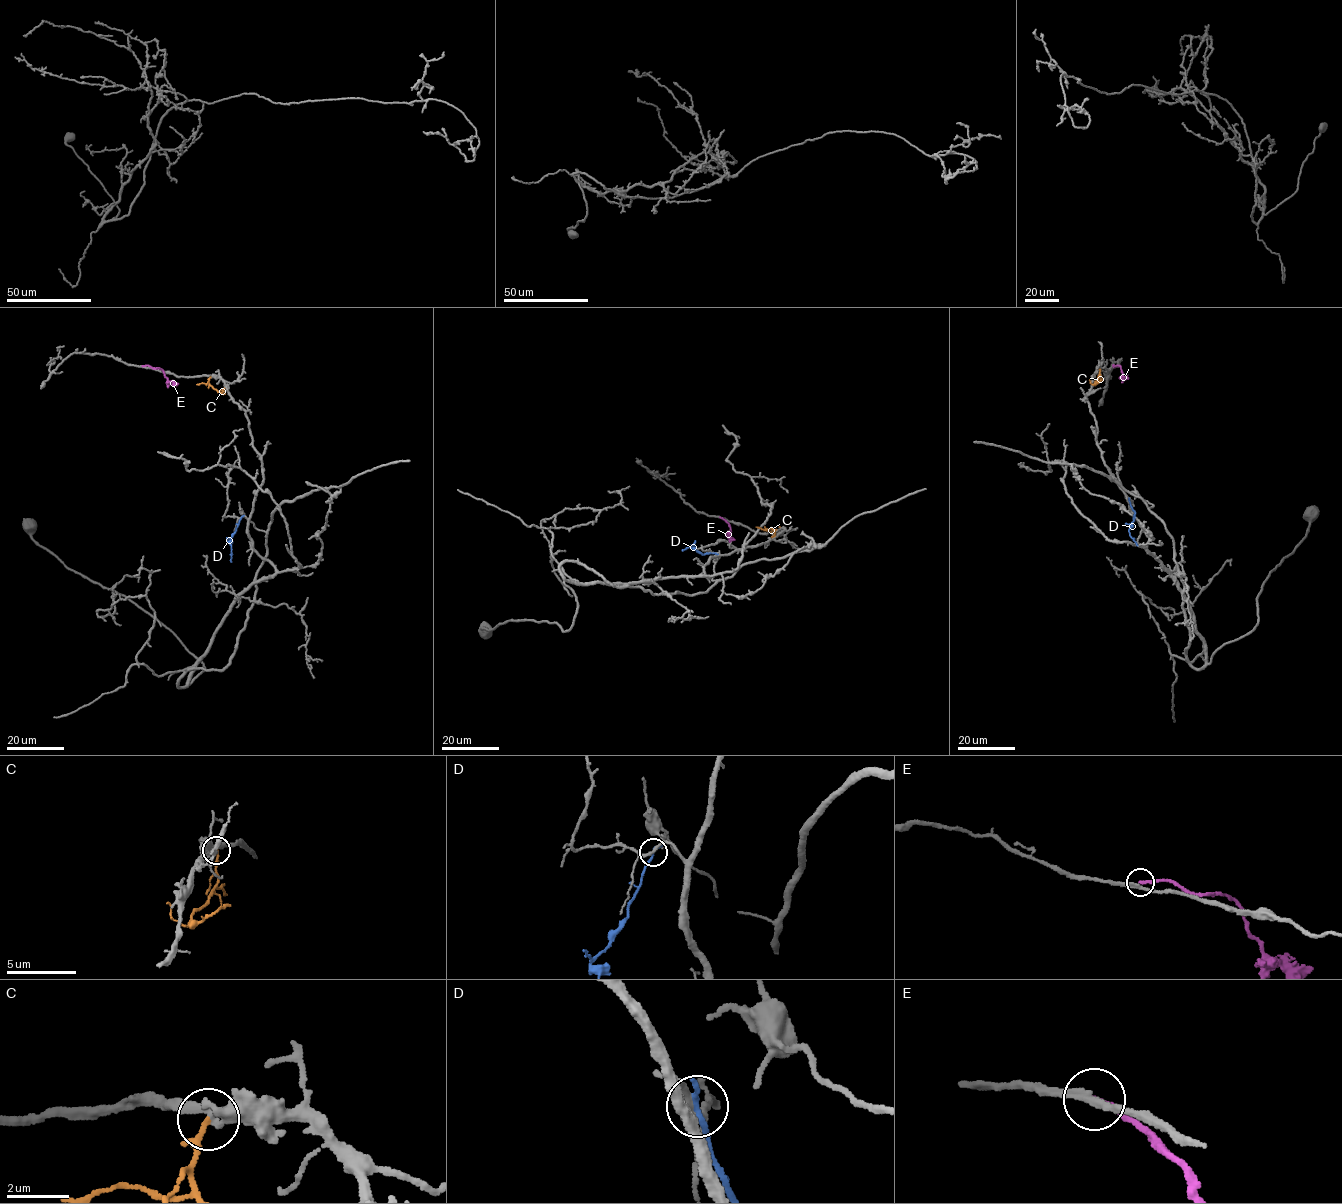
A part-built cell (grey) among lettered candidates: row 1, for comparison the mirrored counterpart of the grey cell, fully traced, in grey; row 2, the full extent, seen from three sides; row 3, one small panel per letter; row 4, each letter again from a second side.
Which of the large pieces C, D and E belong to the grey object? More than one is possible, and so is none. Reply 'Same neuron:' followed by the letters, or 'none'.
Same neuron: none

